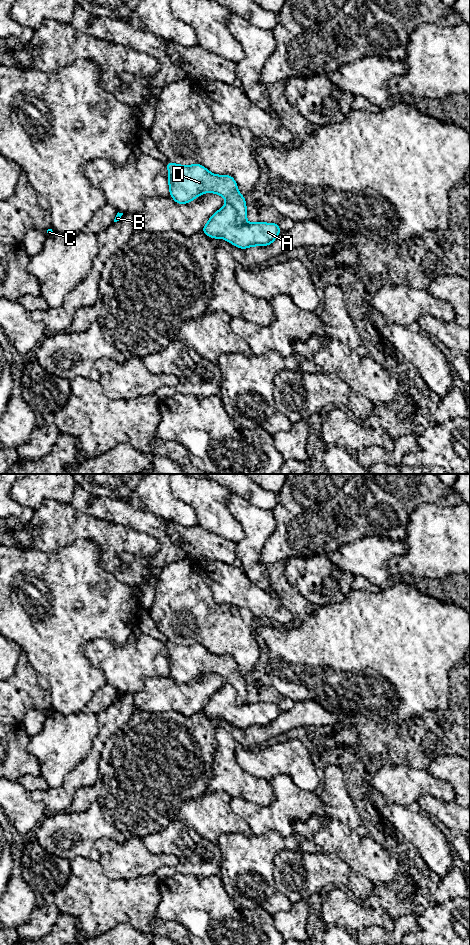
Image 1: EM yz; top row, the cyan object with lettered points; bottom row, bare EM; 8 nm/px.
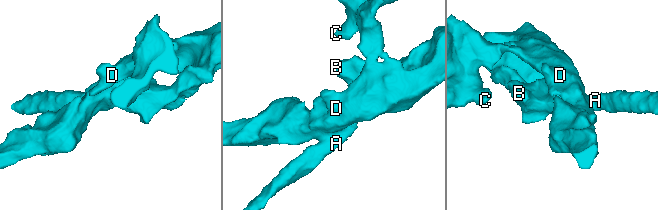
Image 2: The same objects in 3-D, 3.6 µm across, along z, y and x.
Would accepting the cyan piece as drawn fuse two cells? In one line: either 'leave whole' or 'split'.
split

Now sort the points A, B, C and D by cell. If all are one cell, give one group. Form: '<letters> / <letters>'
A B / C D

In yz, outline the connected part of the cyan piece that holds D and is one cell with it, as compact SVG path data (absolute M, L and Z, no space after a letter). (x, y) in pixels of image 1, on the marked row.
M168 161L166 166L169 172L168 182L170 197L172 197L177 204L187 204L206 192L220 194L226 202L230 203L236 210L240 222L246 222L247 208L245 197L239 193L238 186L231 175L212 174L204 166L198 163L184 166Z

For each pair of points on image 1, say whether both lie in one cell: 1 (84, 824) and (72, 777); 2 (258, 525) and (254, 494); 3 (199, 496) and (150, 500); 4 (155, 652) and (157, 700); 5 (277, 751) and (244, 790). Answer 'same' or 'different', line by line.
1: different
2: different
3: different
4: different
5: different

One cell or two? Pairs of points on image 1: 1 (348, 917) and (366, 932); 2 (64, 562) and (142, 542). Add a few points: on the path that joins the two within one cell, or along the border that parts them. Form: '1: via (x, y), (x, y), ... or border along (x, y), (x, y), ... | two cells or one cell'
1: border along (361, 927), (355, 934) | two cells
2: border along (82, 538), (97, 545), (100, 565), (113, 573) | two cells

